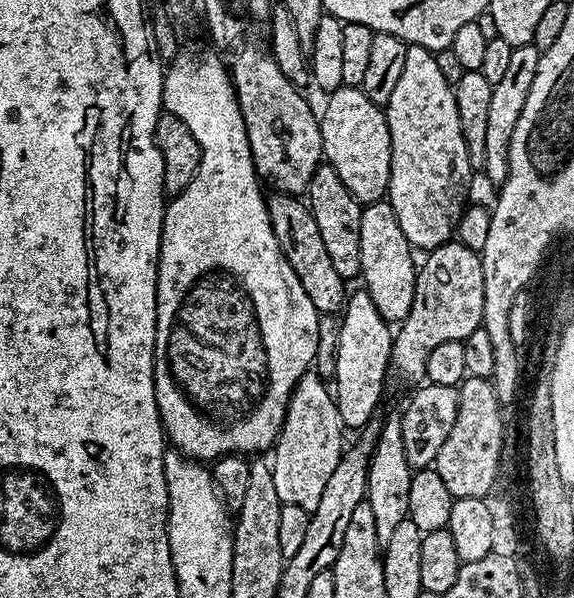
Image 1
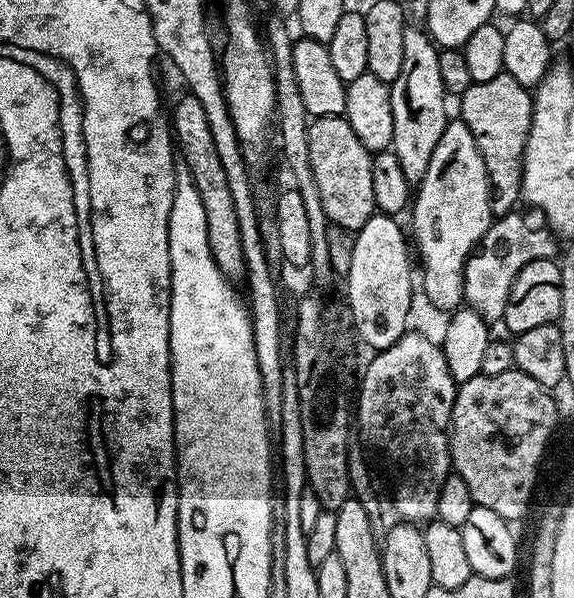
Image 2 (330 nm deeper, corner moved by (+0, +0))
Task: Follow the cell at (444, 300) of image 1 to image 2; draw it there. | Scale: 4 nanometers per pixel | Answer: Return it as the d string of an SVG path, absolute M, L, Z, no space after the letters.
M535 210L520 211L507 212L492 223L481 238L478 251L468 257L464 267L464 304L489 322L503 321L510 286L514 286L514 278L518 278L522 266L535 260L551 260L557 255L558 240L544 215Z

